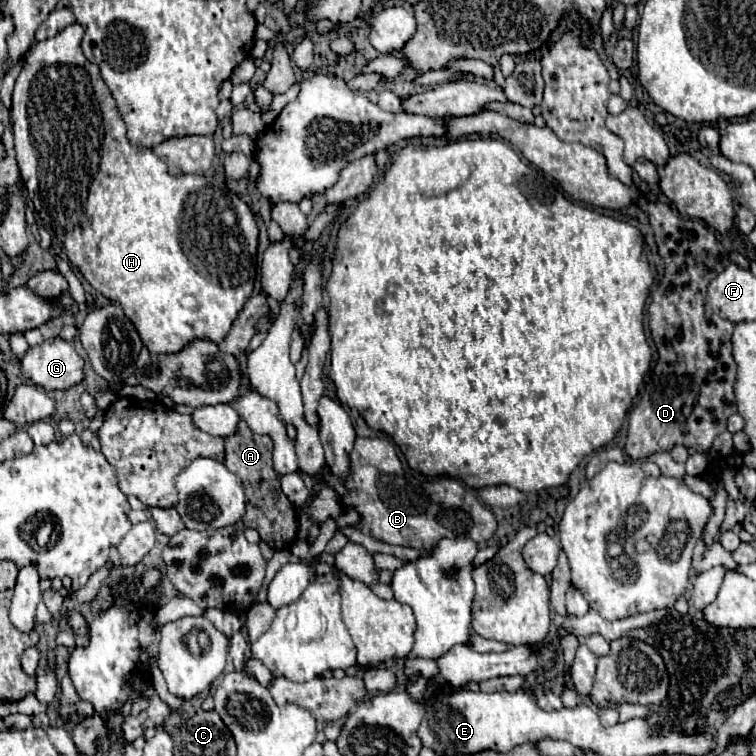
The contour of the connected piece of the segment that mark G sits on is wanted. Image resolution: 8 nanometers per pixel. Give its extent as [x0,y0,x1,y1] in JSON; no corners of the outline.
[19,338,83,390]

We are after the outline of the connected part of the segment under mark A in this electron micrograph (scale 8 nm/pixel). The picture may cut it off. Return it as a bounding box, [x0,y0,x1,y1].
[225,420,297,550]

